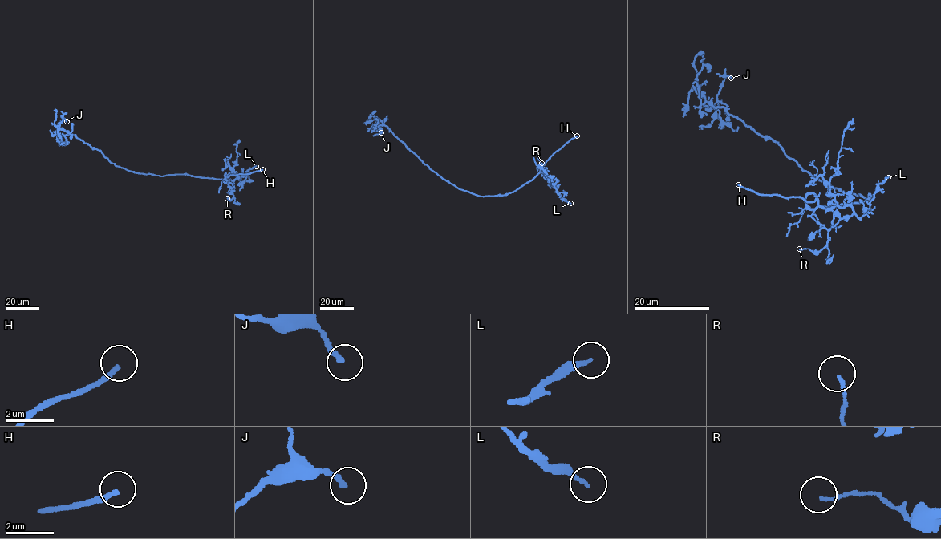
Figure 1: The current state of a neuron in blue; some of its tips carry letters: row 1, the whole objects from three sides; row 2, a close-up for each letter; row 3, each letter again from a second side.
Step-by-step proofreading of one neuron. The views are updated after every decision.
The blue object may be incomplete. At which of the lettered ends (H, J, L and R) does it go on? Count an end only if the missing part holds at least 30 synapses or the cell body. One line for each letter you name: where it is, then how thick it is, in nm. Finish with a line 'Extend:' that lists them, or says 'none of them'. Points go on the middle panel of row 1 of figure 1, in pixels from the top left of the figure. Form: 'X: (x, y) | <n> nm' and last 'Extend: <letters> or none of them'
H: (577, 135) | 200 nm
Extend: H

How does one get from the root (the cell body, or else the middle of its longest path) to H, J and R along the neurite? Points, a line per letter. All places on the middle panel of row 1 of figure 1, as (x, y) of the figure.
H: (467, 192), (482, 196), (513, 192), (531, 180), (556, 151), (577, 135)
J: (467, 192), (459, 189), (432, 171), (387, 126), (371, 127), (381, 132)
R: (467, 192), (482, 196), (513, 192), (541, 172), (539, 166), (548, 176), (541, 163)

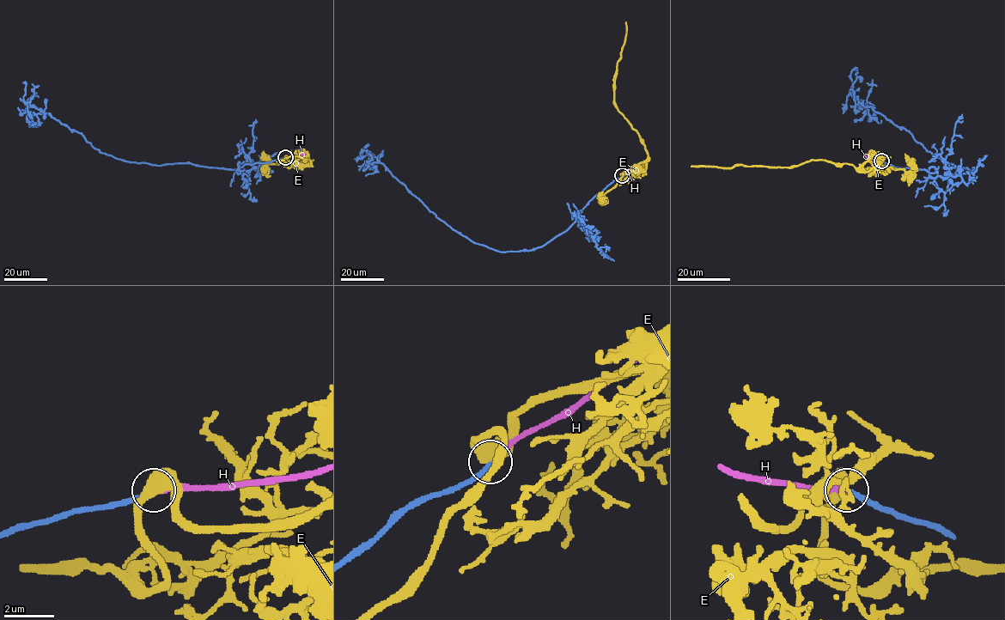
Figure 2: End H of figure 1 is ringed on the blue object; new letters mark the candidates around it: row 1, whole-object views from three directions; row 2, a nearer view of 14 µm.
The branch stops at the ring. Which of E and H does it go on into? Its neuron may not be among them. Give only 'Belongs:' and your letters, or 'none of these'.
Belongs: H

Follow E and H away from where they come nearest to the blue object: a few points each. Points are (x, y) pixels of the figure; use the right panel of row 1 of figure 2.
E: (881, 161), (875, 165), (865, 161), (857, 168), (825, 160), (788, 167), (691, 165)
H: (881, 161), (871, 160), (865, 155)

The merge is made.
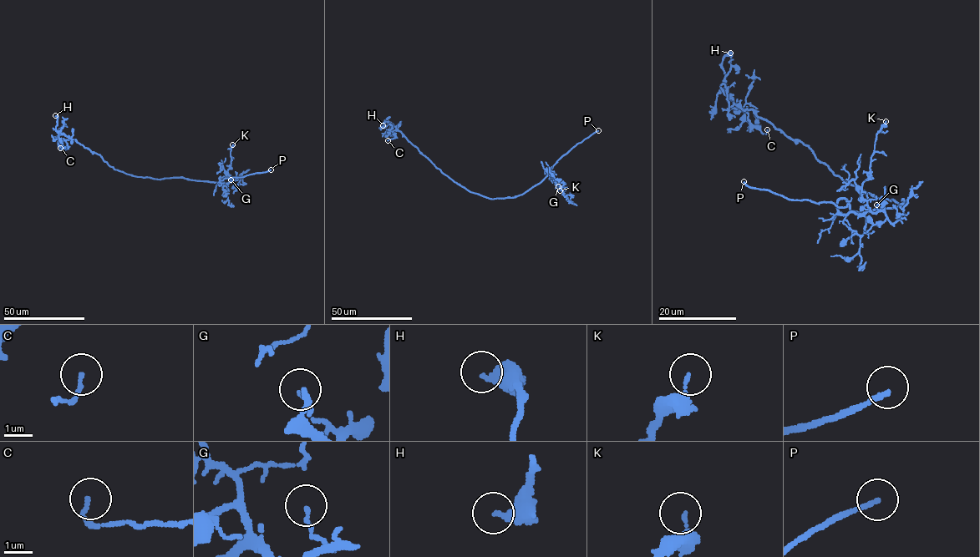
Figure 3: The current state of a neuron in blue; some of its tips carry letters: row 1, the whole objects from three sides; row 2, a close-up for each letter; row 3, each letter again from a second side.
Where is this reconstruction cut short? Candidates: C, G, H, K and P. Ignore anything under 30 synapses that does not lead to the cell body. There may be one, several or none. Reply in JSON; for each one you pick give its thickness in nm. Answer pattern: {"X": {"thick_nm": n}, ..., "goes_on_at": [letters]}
{"P": {"thick_nm": 160}, "goes_on_at": ["P"]}

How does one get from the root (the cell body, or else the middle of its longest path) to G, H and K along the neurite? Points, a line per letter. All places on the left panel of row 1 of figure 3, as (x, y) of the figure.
G: (150, 178), (184, 177), (219, 182), (220, 176), (220, 183), (232, 182), (231, 179)
H: (150, 178), (133, 176), (114, 169), (99, 154), (58, 131), (55, 115)
K: (150, 178), (184, 177), (219, 182), (220, 176), (220, 183), (228, 183), (231, 180), (227, 169), (232, 144)

